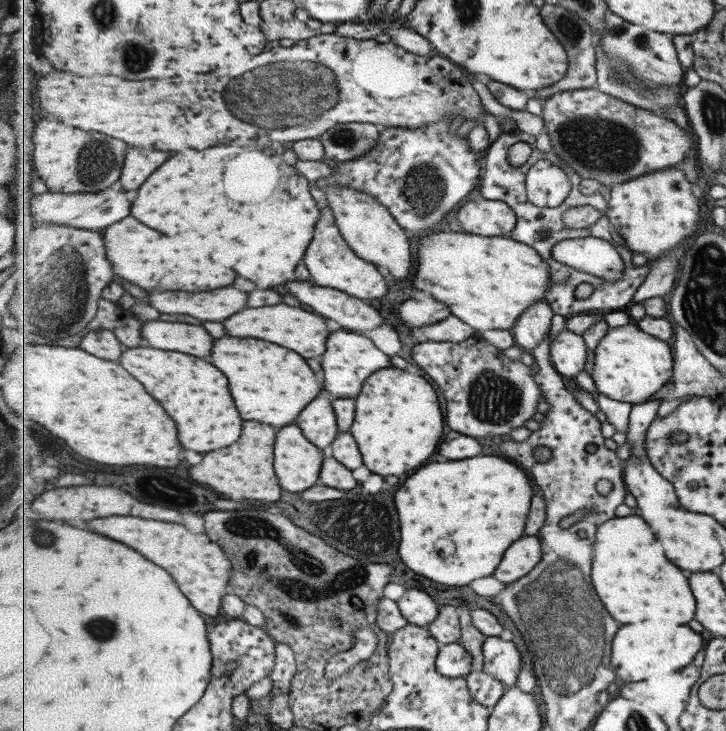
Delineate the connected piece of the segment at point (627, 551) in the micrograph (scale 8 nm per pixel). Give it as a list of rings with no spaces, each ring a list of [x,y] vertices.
[[[631,515],[627,518],[612,518],[598,528],[591,575],[593,576],[592,585],[595,592],[597,592],[597,596],[603,602],[603,606],[621,624],[635,624],[635,622],[641,622],[641,620],[645,622],[649,616],[655,616],[651,612],[663,612],[663,610],[665,610],[665,614],[663,614],[665,618],[675,620],[681,626],[695,618],[697,602],[695,602],[693,590],[689,586],[689,578],[683,574],[683,570],[679,566],[669,562],[663,548],[657,546],[655,531],[651,530],[647,526],[647,522],[640,516]]]

